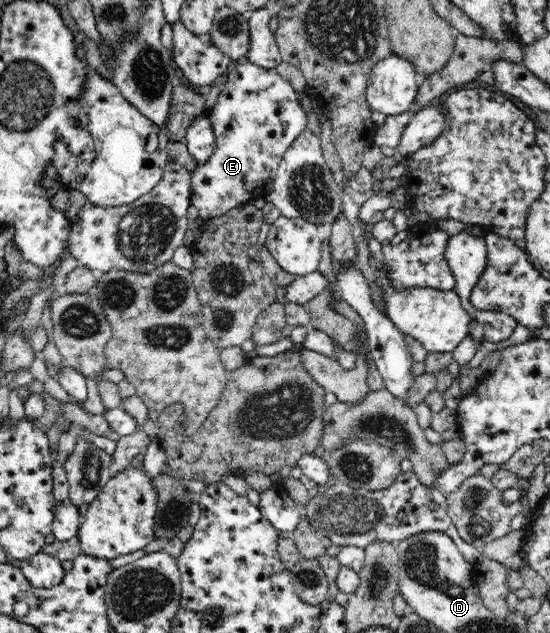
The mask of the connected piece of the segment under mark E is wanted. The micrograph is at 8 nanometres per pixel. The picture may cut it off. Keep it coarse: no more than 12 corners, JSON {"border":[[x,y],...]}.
{"border":[[233,64],[191,173],[204,220],[266,198],[307,130],[275,69]]}

